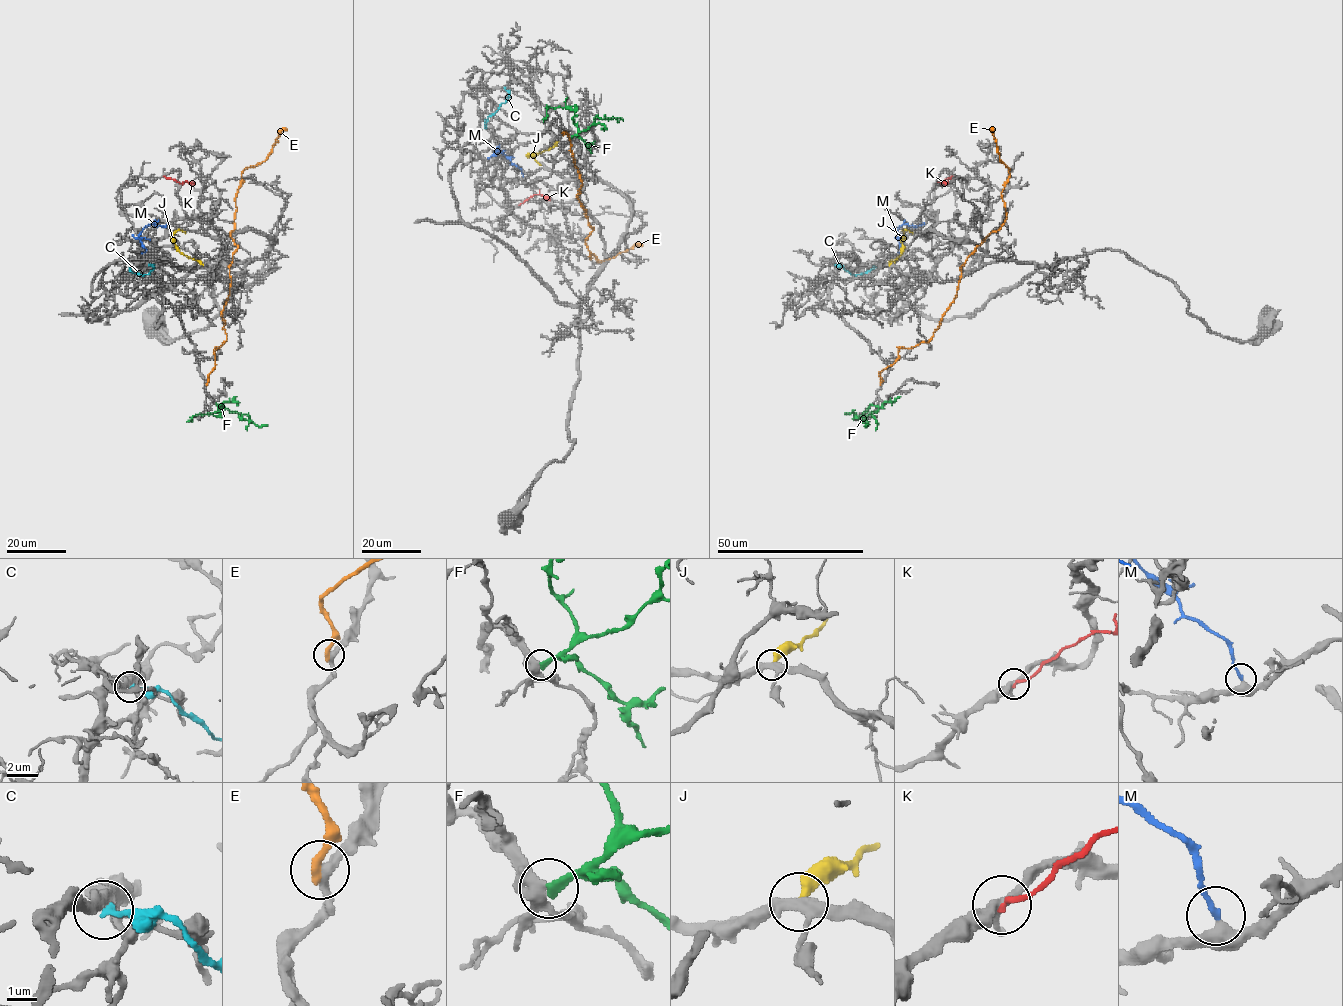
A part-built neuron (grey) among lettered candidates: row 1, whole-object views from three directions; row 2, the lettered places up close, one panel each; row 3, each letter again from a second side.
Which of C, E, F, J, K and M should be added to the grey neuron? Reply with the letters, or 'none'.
F, M

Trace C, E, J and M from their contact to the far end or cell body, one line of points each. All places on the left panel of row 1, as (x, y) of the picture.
C: (149, 264), (153, 266), (146, 275), (132, 272), (129, 267)
E: (206, 384), (214, 350), (226, 336), (221, 311), (237, 247), (230, 234), (241, 172), (264, 160), (287, 130)
J: (202, 264), (184, 255), (174, 242), (174, 233), (178, 229), (185, 233)
M: (168, 224), (149, 225), (143, 229), (139, 239), (146, 250), (140, 253)

